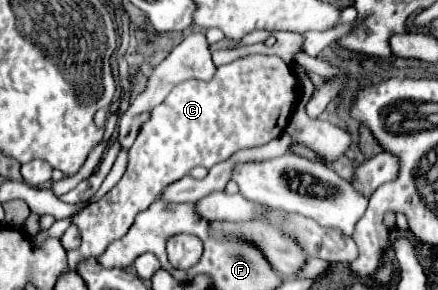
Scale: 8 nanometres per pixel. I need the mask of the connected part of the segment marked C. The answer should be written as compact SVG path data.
M248 56L242 60L234 60L226 66L220 66L216 70L216 76L208 82L202 80L188 80L174 86L174 90L168 94L168 98L156 106L150 120L142 126L134 146L130 148L130 160L124 176L118 180L118 184L106 192L100 200L88 204L82 212L78 212L72 218L72 224L80 230L82 244L80 248L68 252L68 266L70 270L76 270L76 264L88 258L98 258L106 246L118 238L122 238L128 228L134 222L134 216L140 210L146 210L160 192L186 176L192 168L204 166L212 168L214 164L230 158L234 152L242 148L254 148L262 146L282 134L282 126L288 124L290 112L298 98L298 80L294 72L288 72L288 64L280 56Z

